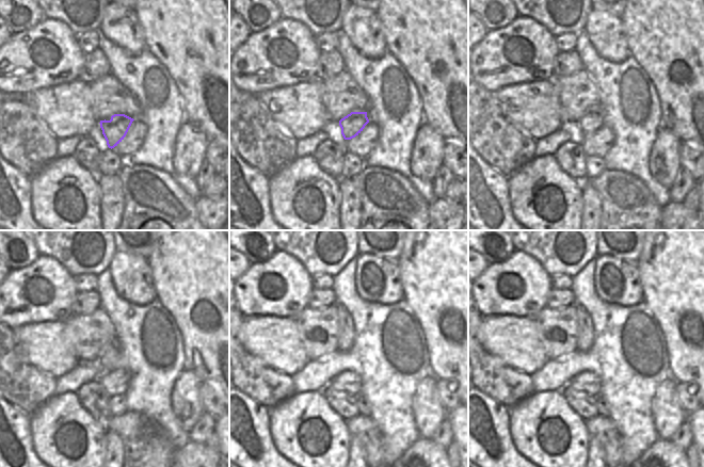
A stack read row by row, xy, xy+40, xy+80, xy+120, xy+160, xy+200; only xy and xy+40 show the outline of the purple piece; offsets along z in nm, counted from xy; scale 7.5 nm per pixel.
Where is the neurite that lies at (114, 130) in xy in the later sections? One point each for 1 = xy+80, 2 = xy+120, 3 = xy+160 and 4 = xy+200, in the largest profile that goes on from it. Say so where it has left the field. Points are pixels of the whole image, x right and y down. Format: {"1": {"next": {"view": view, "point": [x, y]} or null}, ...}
{"1": {"next": {"view": "xy+80", "point": [592, 119]}}, "2": {"next": {"view": "xy+120", "point": [109, 355]}}, "3": {"next": {"view": "xy+160", "point": [346, 339]}}, "4": {"next": {"view": "xy+200", "point": [585, 341]}}}

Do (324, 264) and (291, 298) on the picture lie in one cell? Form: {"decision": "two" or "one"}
{"decision": "two"}

